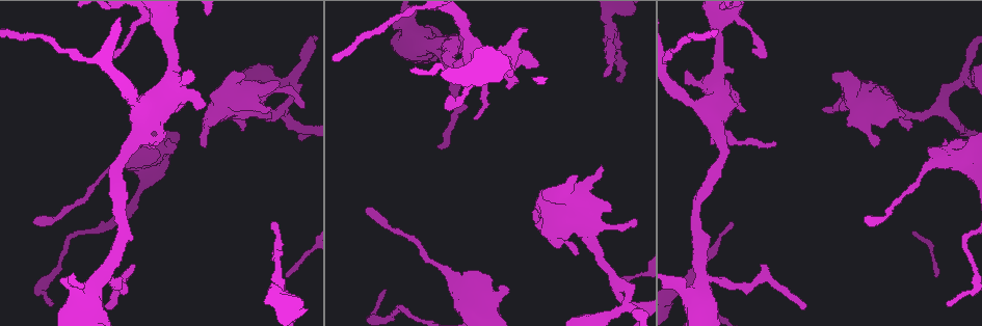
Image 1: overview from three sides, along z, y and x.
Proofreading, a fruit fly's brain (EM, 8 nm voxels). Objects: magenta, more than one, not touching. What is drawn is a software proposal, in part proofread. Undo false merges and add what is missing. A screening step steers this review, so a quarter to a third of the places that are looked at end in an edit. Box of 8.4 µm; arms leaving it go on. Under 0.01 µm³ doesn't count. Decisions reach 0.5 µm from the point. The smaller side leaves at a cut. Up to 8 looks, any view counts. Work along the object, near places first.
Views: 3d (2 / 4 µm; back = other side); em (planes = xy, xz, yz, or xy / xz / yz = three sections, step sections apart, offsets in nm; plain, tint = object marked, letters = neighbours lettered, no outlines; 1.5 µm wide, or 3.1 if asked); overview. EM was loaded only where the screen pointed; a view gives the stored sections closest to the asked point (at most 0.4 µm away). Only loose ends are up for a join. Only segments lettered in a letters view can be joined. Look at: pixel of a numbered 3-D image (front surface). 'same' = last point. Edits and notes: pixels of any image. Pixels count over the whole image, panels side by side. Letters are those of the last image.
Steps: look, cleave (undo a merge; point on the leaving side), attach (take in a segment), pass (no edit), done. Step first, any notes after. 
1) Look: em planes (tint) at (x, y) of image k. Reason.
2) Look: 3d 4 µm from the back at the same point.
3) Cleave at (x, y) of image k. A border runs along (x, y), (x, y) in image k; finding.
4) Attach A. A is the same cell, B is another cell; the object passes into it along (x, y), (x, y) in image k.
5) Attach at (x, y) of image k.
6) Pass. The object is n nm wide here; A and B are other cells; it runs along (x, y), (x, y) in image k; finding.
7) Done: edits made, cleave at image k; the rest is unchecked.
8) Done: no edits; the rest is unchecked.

Look: 3d 2 µm at (823, 108) of image 1.

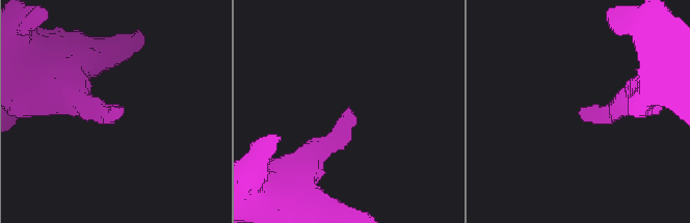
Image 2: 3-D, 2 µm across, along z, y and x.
Look: em xz step 8 (tint) at (347, 109) of image 2.

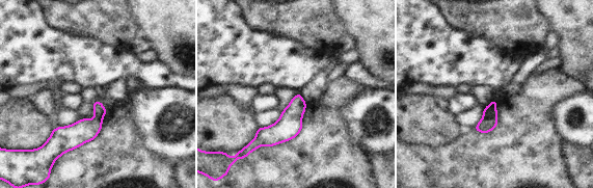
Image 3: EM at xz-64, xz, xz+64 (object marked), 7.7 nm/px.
Look: em planes (letters) at the same point.

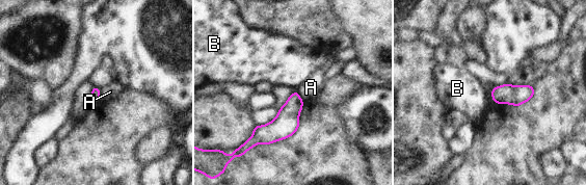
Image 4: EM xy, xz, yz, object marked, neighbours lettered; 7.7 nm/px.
Pass. A and B are other cells; it runs along (295, 95), (291, 110), (254, 141) in image 4; none of them fits.

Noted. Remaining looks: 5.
Look: 3d 2 µm at (142, 145) of image 1. Tapers out.

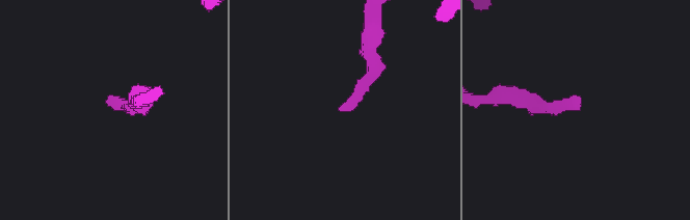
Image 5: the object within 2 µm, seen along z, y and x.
Look: em planes (letters) at (580, 98) of image 5.

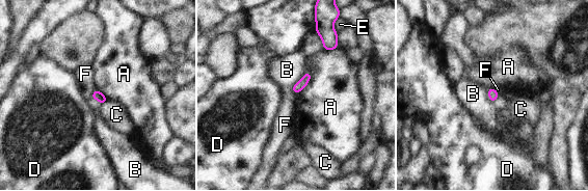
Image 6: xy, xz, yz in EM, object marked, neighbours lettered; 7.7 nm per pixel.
Pass. A, B, C, D, E and F are other cells; a border runs along (489, 86), (499, 93) in image 6; none of them fits.

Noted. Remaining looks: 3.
Look: em planes (letters) at (764, 56) of image 1. An open end.

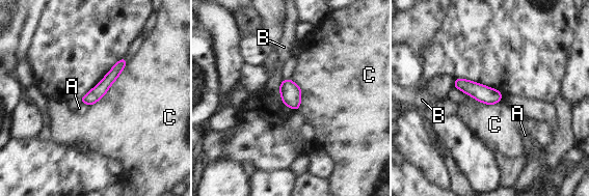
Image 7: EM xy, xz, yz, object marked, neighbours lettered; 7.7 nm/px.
Pass. The longest contact is with C, 440 nm; A, B and C are other cells; no lettered segment goes on from it.

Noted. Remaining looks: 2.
Done: no edits; the rest is unchecked.

